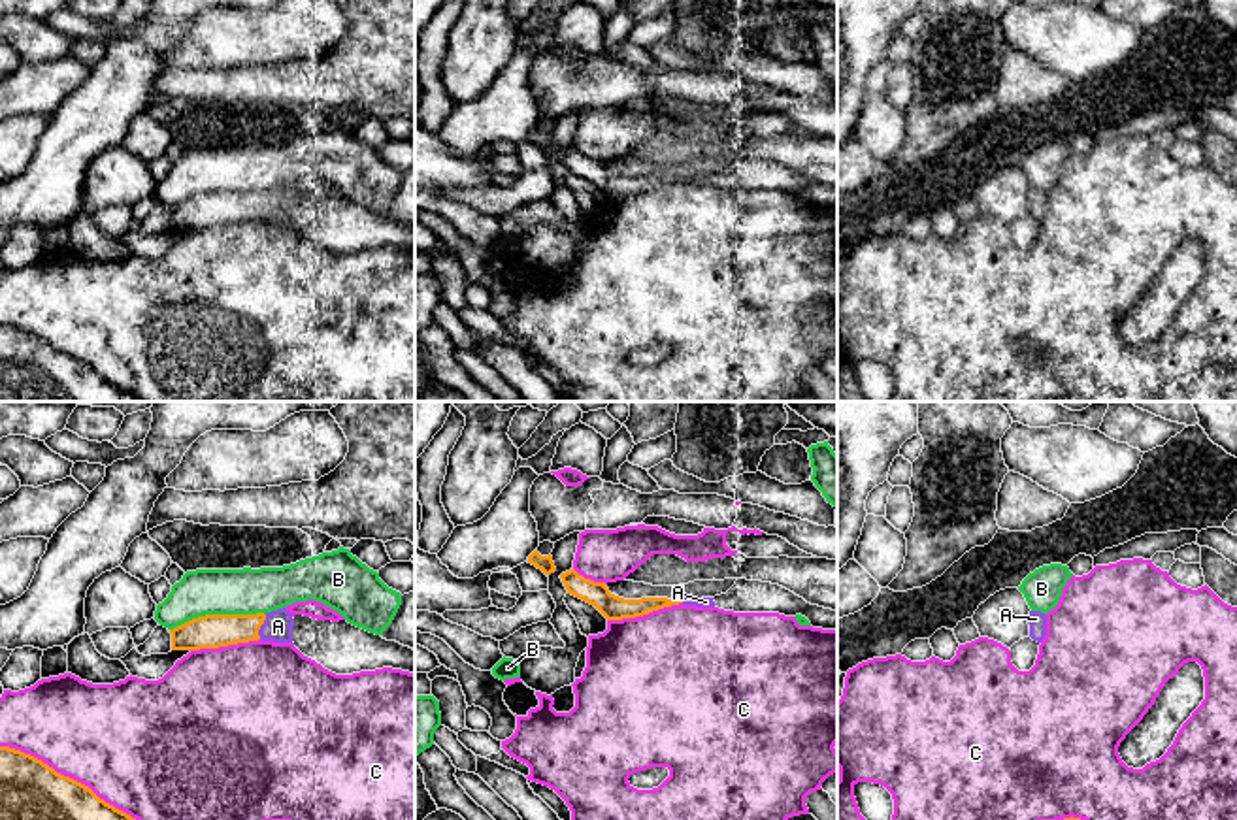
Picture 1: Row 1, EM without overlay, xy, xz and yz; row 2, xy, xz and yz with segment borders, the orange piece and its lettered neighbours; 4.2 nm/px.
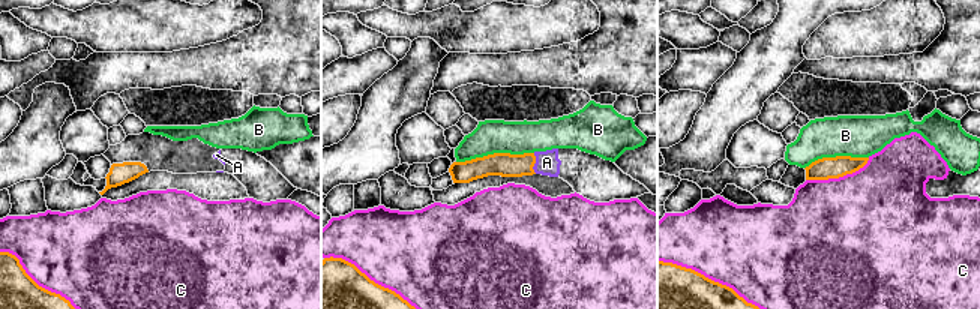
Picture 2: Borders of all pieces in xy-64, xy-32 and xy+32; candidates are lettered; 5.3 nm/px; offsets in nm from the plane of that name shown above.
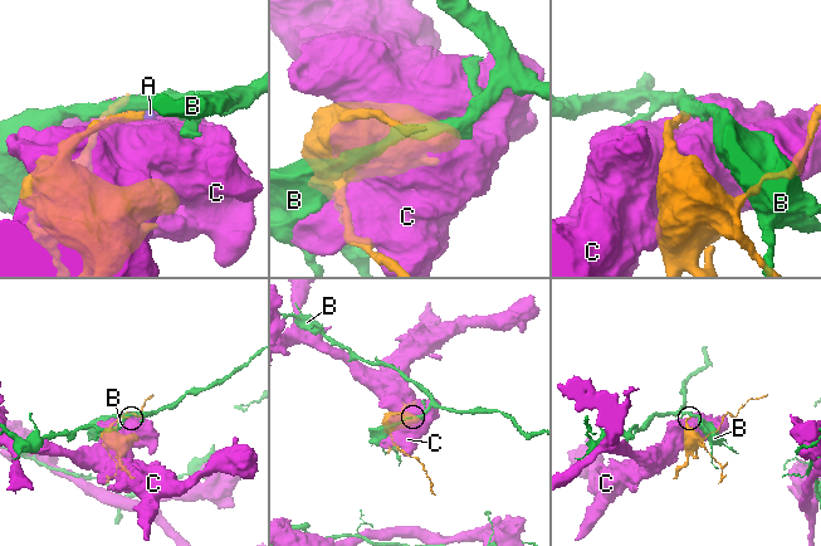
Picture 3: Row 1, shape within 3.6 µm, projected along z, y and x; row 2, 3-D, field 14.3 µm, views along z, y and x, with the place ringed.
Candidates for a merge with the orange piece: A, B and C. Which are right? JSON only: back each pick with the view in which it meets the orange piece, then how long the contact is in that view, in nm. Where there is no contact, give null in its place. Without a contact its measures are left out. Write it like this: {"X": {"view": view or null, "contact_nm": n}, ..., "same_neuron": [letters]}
{"A": {"view": "xy", "contact_nm": 110}, "same_neuron": ["A"]}

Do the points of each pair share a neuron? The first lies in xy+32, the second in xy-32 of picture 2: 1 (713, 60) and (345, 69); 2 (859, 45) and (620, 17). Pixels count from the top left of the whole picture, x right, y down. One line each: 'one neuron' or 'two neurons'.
1: one neuron
2: two neurons

